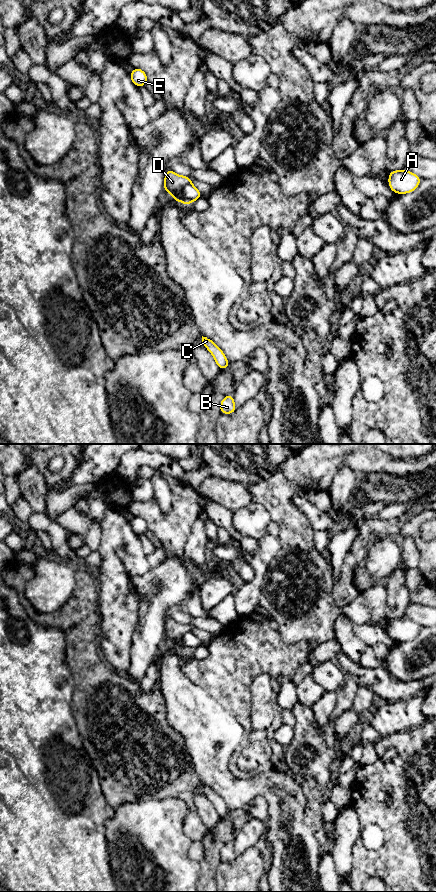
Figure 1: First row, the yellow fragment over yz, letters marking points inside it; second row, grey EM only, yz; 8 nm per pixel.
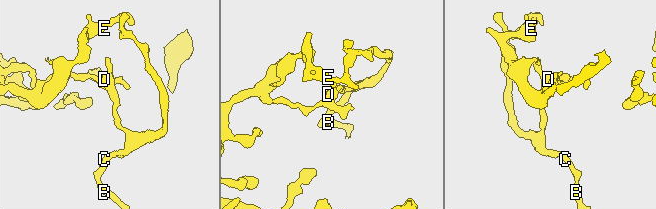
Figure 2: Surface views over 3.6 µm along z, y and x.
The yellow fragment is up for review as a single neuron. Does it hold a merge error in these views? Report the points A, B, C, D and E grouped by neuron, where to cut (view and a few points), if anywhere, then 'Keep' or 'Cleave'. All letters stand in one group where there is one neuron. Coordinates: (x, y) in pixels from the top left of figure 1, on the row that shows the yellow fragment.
Groups: A E / B C D. Split along yz (190, 181), (181, 191), (179, 200). Cleave

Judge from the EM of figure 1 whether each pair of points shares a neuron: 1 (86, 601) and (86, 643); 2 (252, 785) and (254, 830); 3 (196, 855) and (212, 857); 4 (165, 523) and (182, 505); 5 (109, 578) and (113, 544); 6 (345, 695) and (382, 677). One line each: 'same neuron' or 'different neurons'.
1: same neuron
2: different neurons
3: different neurons
4: same neuron
5: same neuron
6: different neurons

